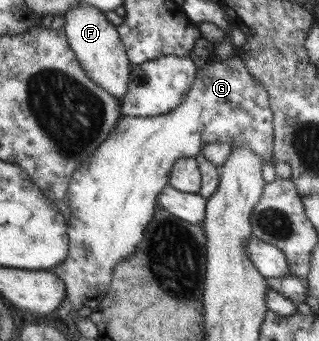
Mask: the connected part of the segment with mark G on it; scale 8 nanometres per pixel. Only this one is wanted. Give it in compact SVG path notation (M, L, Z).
M212 53L207 64L198 68L196 81L180 106L168 114L150 118L121 115L108 138L72 173L65 196L70 208L66 229L68 256L50 270L64 281L64 302L70 304L74 311L82 307L94 310L108 293L114 267L130 258L144 238L146 226L150 224L154 210L159 208L158 195L168 185L169 172L176 160L195 157L204 145L220 141L230 146L242 143L250 147L264 163L272 161L273 114L267 90L248 72L238 53L227 60L216 60Z

